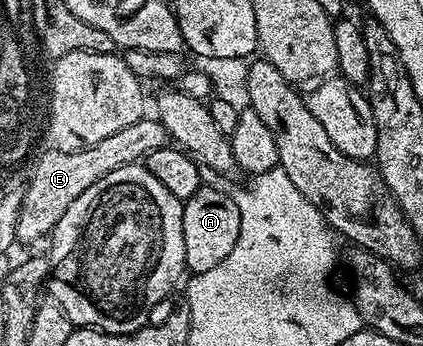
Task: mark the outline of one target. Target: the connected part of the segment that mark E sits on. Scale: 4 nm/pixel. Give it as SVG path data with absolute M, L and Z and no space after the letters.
M143 118L132 122L132 126L124 126L124 130L116 130L109 138L96 142L96 146L88 146L78 150L76 154L48 155L38 167L34 177L26 205L22 211L22 221L17 222L17 243L34 244L37 240L45 241L53 233L54 228L64 218L64 210L92 186L92 182L100 182L104 174L112 174L112 170L120 170L126 164L139 163L149 152L155 152L171 143L168 130L164 130L157 118Z

